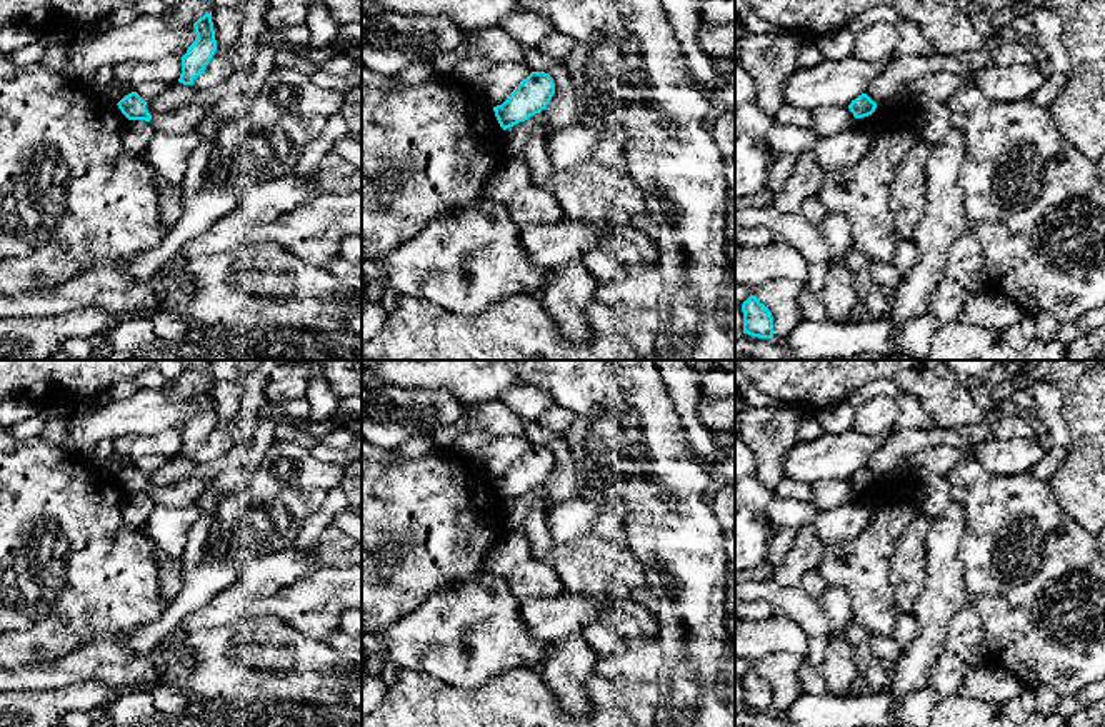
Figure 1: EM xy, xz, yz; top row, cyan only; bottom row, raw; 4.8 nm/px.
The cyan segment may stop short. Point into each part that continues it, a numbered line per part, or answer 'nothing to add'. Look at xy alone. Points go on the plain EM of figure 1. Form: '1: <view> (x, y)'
nothing to add

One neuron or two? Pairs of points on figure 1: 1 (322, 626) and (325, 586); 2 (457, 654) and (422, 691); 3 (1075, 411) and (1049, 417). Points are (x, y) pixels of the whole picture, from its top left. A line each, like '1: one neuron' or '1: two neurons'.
1: one neuron
2: two neurons
3: two neurons

